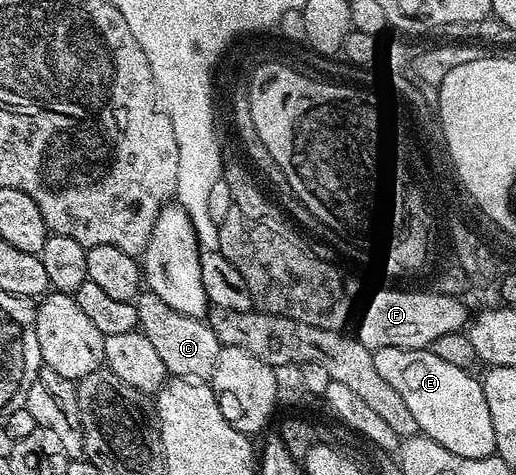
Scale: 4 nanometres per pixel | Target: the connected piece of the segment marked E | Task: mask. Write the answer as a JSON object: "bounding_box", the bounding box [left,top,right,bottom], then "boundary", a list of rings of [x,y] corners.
{"bounding_box":[373,347,495,459],"boundary":[[[381,347],[373,352],[373,367],[377,367],[381,379],[405,399],[405,407],[413,411],[413,419],[417,419],[422,436],[431,437],[441,443],[441,447],[469,459],[481,459],[495,453],[493,423],[478,376],[471,377],[475,375],[468,370],[437,359],[430,348]]]}

